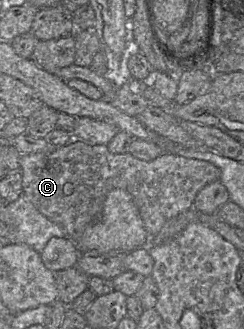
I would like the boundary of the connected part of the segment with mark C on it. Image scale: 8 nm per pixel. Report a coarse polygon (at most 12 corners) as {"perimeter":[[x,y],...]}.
{"perimeter":[[72,140],[21,154],[22,190],[74,243],[107,194],[149,238],[194,206],[218,167]]}

